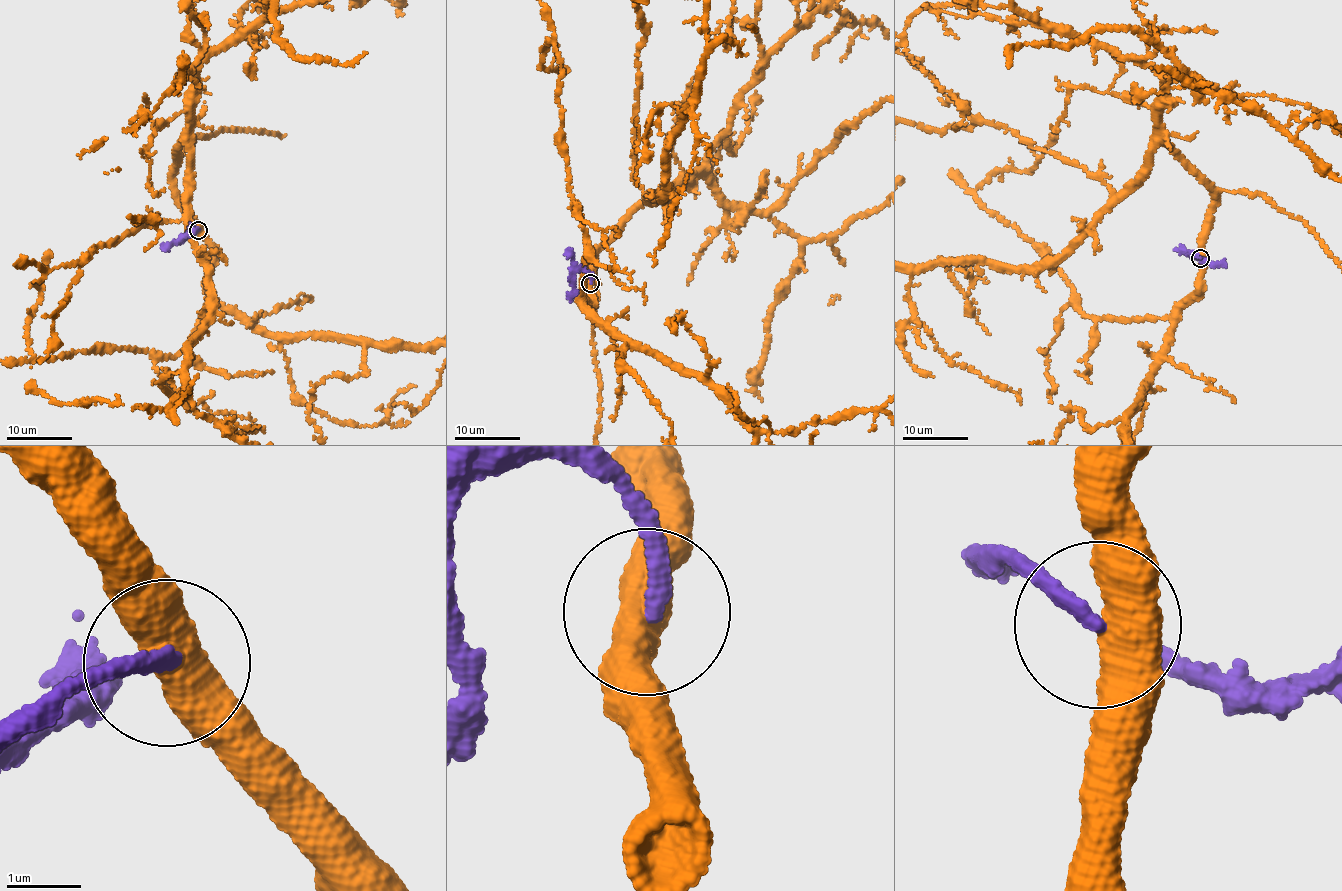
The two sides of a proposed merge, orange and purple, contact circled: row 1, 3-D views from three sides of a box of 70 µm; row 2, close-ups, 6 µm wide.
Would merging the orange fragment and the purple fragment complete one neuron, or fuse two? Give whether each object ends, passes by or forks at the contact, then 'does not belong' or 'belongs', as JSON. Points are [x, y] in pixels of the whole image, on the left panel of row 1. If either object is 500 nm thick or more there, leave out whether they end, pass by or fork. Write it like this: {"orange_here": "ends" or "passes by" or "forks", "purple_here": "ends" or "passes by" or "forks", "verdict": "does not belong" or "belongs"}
{"verdict": "does not belong"}

